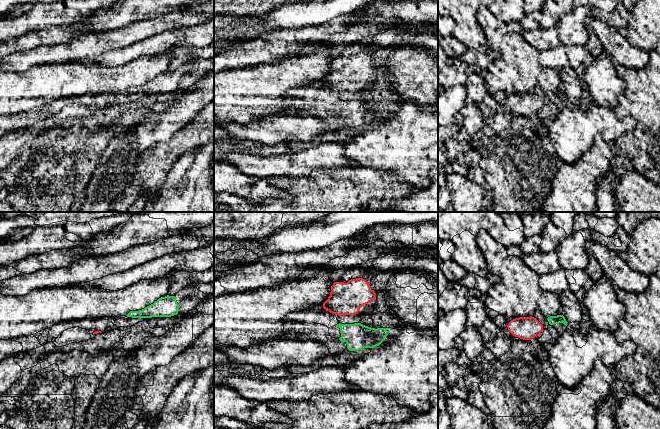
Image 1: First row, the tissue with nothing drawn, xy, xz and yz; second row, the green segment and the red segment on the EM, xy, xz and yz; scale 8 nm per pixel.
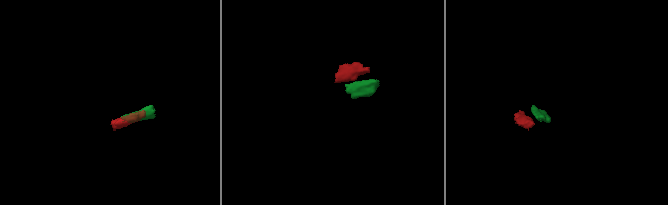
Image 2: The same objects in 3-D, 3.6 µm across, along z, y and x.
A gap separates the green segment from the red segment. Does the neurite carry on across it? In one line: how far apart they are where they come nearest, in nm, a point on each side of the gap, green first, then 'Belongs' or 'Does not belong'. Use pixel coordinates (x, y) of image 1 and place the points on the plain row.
Distance 60 nm. Across: yz (548, 97), (542, 101). Does not belong

